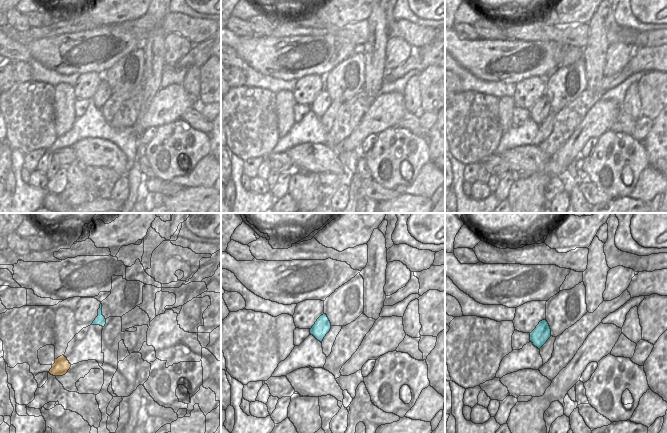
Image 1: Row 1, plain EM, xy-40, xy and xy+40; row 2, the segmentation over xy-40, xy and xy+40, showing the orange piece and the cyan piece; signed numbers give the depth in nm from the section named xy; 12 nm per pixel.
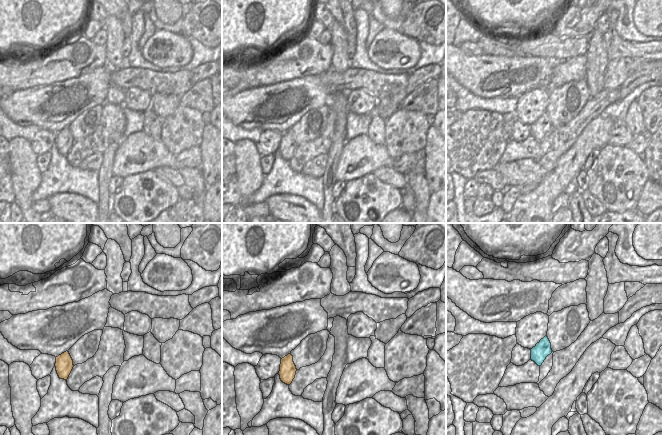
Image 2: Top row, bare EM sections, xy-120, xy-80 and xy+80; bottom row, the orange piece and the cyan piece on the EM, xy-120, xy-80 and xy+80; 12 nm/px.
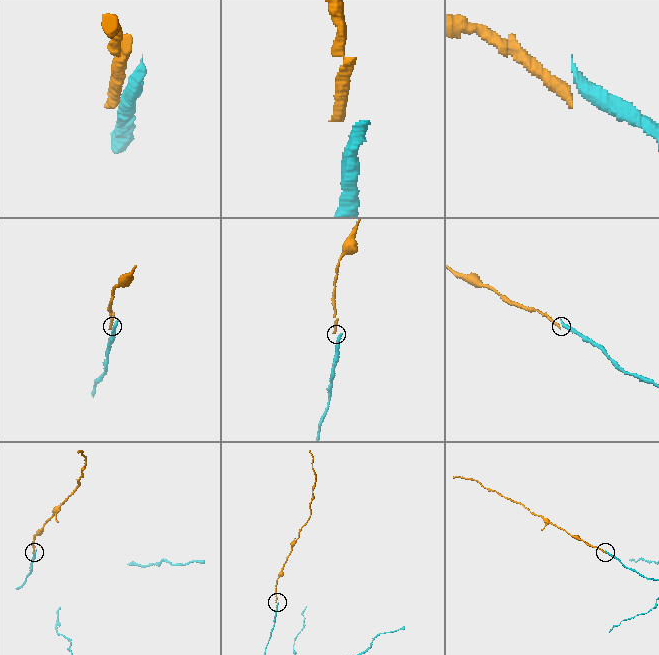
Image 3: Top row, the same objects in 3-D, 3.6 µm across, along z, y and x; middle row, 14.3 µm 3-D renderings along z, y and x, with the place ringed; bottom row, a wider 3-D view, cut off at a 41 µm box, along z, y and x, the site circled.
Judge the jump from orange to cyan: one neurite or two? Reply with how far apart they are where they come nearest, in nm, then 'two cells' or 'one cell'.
500 nm | one cell

